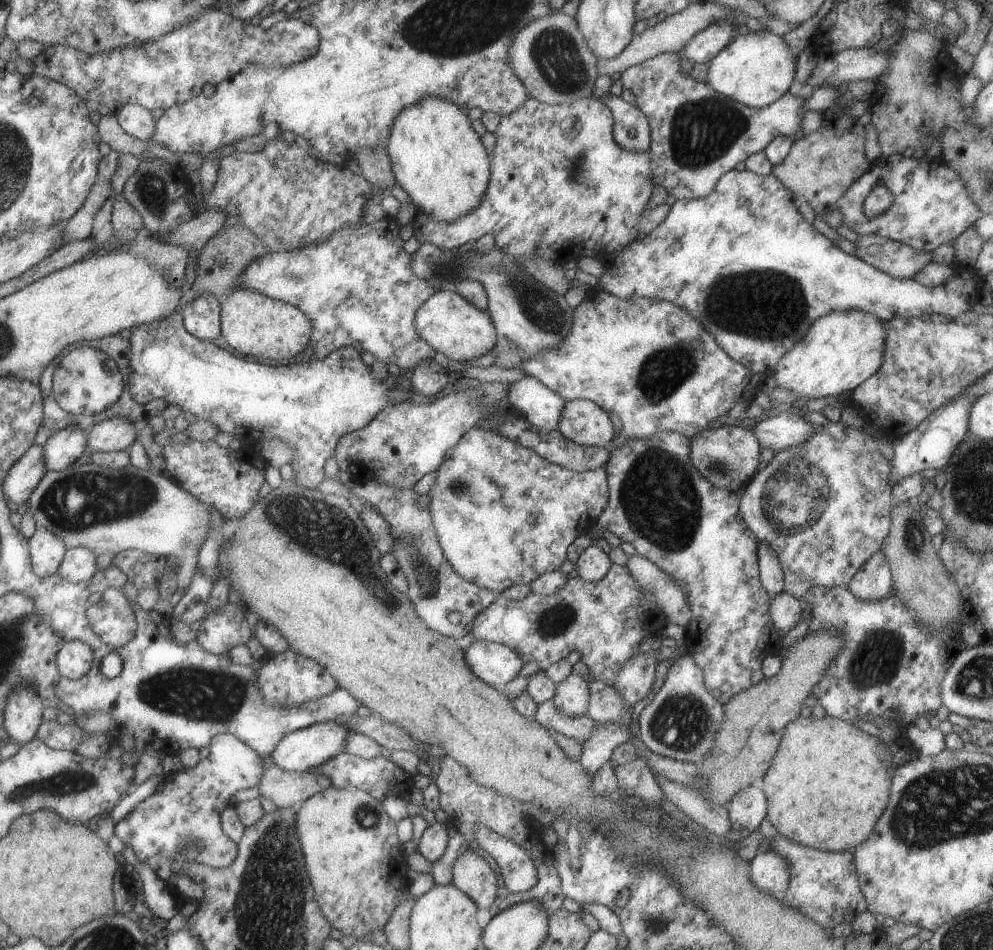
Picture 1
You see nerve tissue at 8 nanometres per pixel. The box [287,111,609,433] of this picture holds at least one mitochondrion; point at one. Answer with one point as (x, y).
(541, 308)

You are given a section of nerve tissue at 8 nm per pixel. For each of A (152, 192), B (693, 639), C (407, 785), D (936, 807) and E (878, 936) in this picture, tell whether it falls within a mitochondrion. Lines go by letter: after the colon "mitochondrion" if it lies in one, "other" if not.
A: mitochondrion
B: other
C: other
D: mitochondrion
E: other

